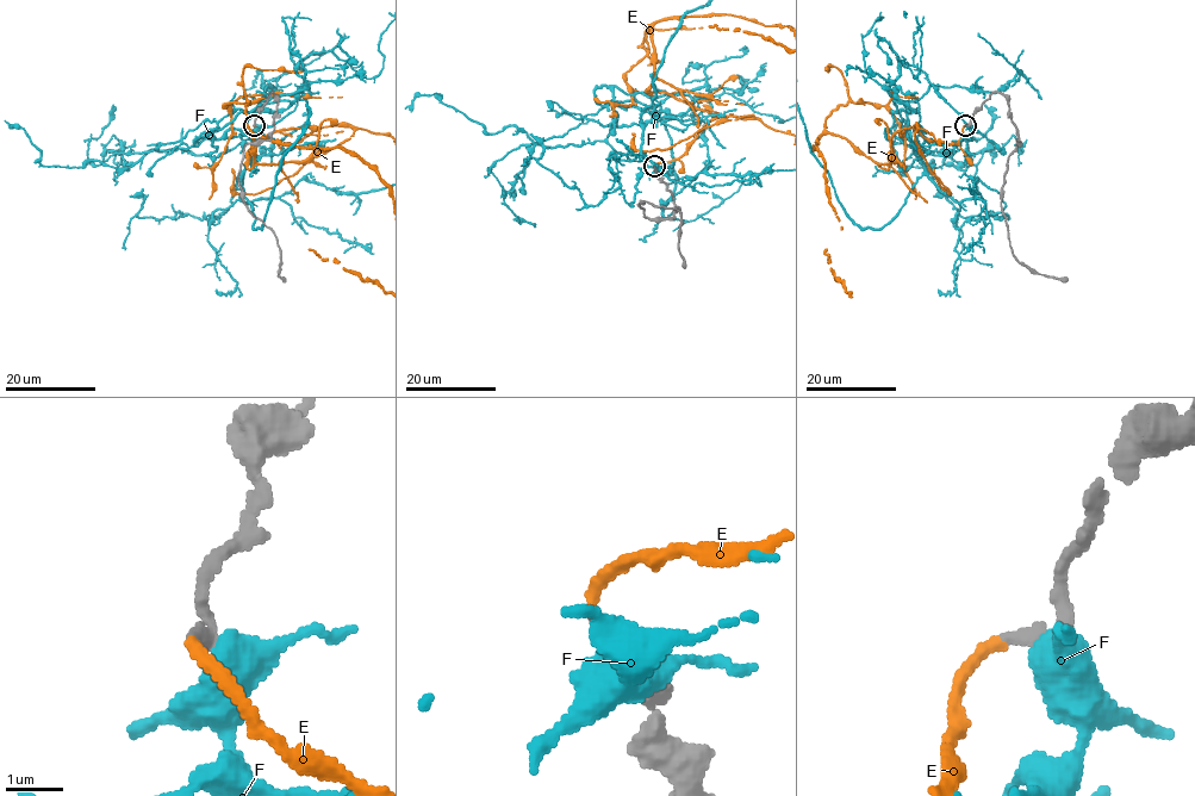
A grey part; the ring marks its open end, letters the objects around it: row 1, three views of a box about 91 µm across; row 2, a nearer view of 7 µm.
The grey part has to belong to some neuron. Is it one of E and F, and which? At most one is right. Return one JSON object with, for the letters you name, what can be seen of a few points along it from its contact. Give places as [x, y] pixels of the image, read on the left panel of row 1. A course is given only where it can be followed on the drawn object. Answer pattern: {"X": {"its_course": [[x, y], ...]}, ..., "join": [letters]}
{"E": {"its_course": [[254, 124], [311, 131], [262, 137], [249, 169], [251, 134], [379, 175]]}, "join": ["E"]}

